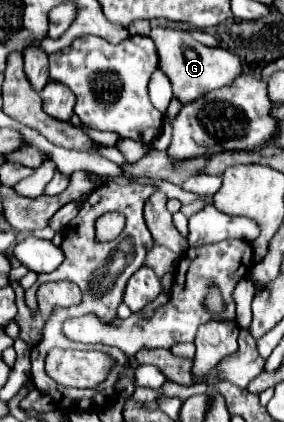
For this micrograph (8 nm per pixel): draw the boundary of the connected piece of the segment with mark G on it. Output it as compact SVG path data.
M156 26L156 28L152 28L150 38L154 40L154 44L158 48L160 66L164 66L164 72L168 74L168 78L172 82L174 98L180 104L190 104L190 102L202 98L204 94L208 94L210 90L230 86L244 72L242 62L236 54L232 54L230 50L226 50L222 46L204 46L204 44L196 42L194 38L190 38L184 30L170 30L164 26Z

